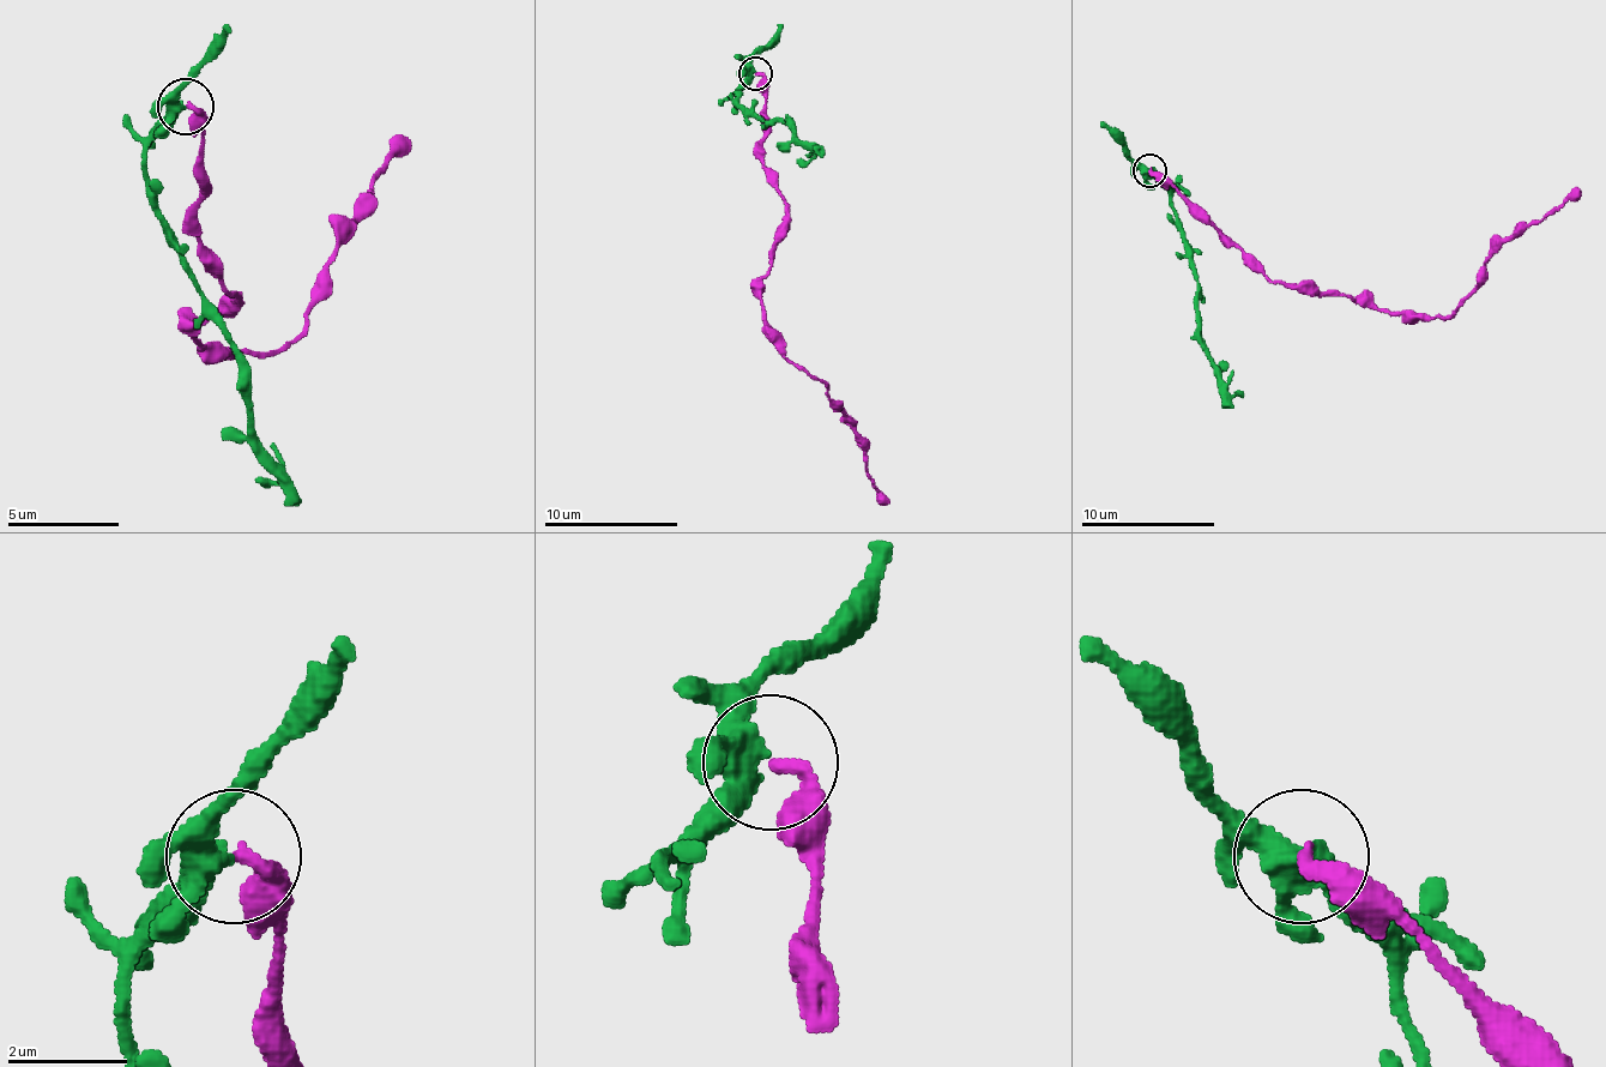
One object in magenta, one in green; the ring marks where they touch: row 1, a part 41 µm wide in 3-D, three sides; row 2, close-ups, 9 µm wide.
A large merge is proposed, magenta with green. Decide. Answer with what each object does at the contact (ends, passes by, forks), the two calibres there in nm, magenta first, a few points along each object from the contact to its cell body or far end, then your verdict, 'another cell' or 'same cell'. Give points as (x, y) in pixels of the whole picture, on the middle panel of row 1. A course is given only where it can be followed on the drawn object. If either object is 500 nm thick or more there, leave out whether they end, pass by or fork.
magenta ends there; green forks there; 240 nm thick on the magenta side, 380 nm on the other; magenta runs (756, 73), (762, 167), (783, 197), (786, 234), (762, 281), (766, 333), (852, 427), (889, 504); green runs (756, 71), (732, 97), (756, 118), (786, 124), (813, 154), (796, 163); another cell

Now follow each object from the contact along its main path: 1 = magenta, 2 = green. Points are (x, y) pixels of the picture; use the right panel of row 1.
1: (1149, 169), (1273, 283), (1310, 283), (1320, 293), (1357, 302), (1436, 317), (1453, 313), (1503, 242), (1580, 190)
2: (1147, 169), (1170, 193), (1173, 216), (1194, 272), (1213, 377), (1230, 392), (1239, 392)

